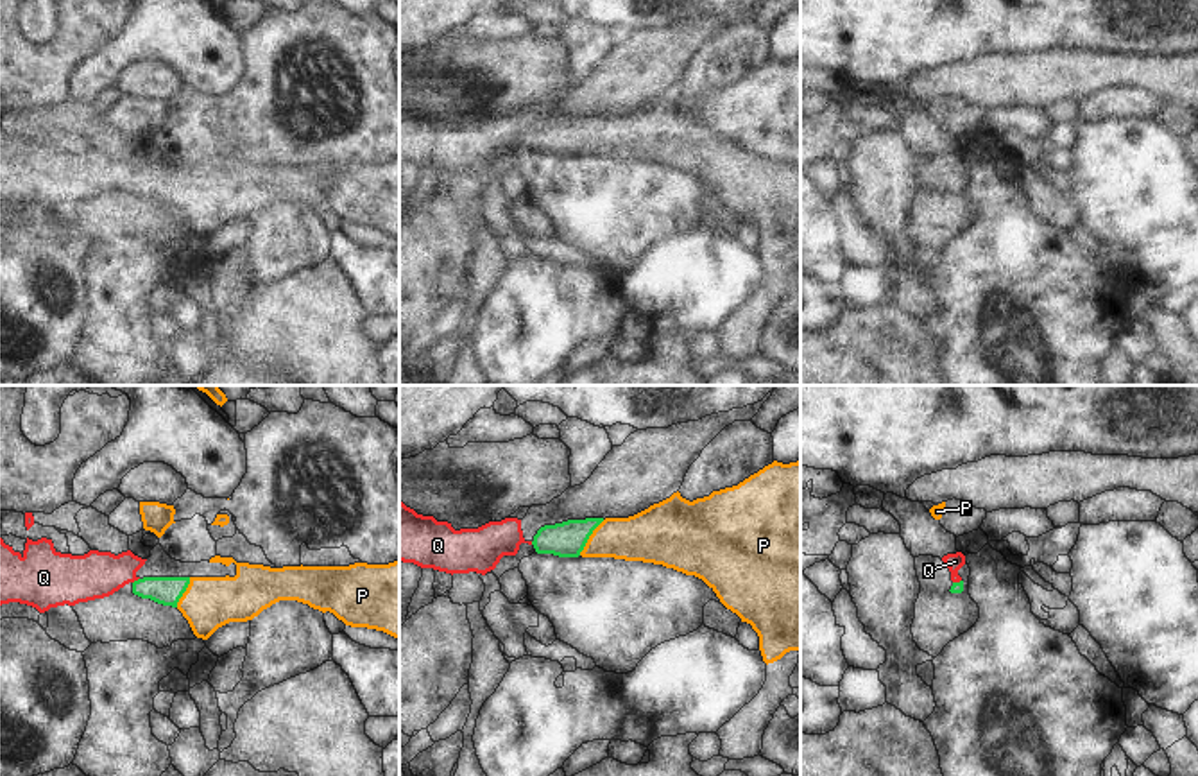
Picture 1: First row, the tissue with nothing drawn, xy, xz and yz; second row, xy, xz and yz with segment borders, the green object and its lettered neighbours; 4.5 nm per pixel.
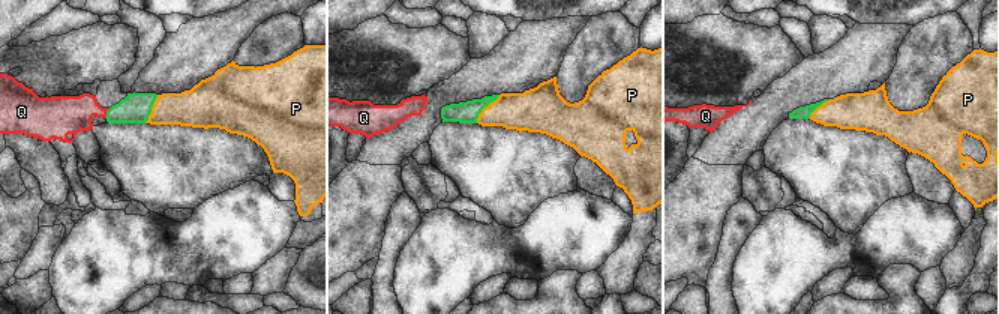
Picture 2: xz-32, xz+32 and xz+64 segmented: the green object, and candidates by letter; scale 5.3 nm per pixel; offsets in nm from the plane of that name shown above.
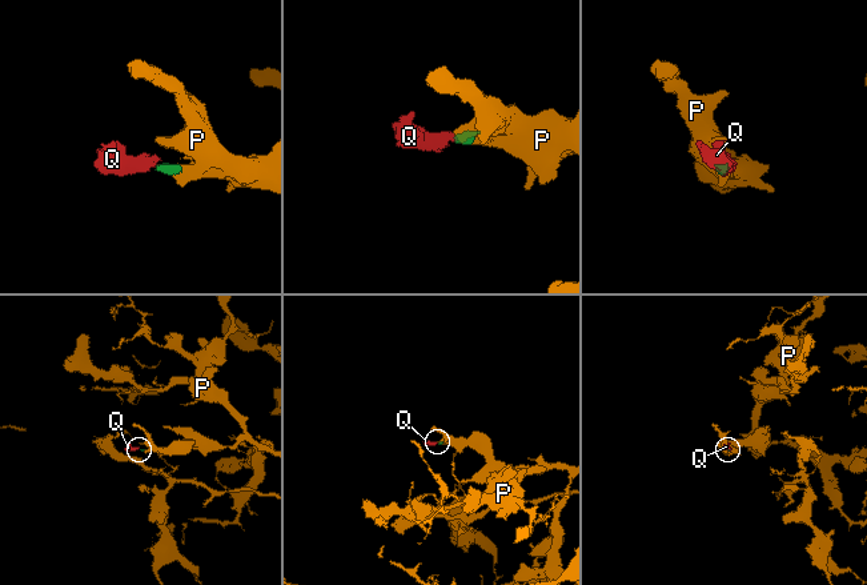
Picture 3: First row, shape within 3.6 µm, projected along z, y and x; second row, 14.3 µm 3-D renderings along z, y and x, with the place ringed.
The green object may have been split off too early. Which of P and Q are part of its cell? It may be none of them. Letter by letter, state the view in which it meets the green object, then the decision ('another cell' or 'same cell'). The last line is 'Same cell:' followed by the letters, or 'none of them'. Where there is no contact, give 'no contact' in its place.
P: contact in xz; same cell
Q: contact in xy; same cell
Same cell: P, Q

